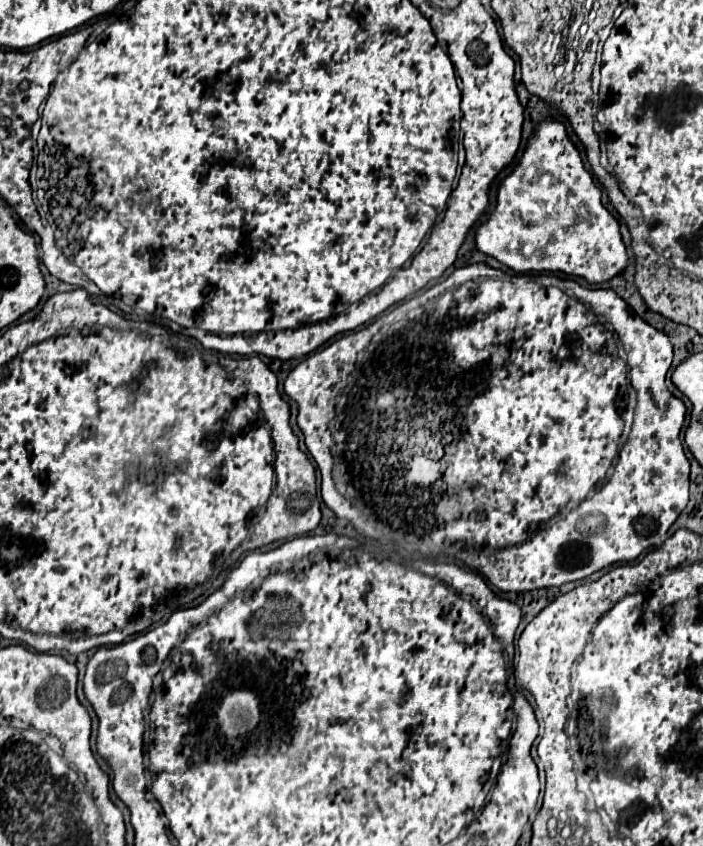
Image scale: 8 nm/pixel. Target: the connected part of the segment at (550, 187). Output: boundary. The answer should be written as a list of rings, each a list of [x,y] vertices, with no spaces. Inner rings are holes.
[[[547,119],[537,125],[517,169],[501,183],[501,187],[505,187],[505,195],[503,199],[497,199],[495,211],[501,213],[501,217],[487,217],[475,235],[477,249],[485,255],[499,259],[515,271],[551,269],[567,275],[581,275],[589,283],[607,281],[627,267],[627,251],[621,241],[619,223],[601,205],[601,191],[585,171],[579,151],[567,137],[563,123]],[[511,179],[517,183],[515,189],[509,187]],[[517,211],[519,217],[515,217]],[[511,249],[519,253],[515,255]]]

